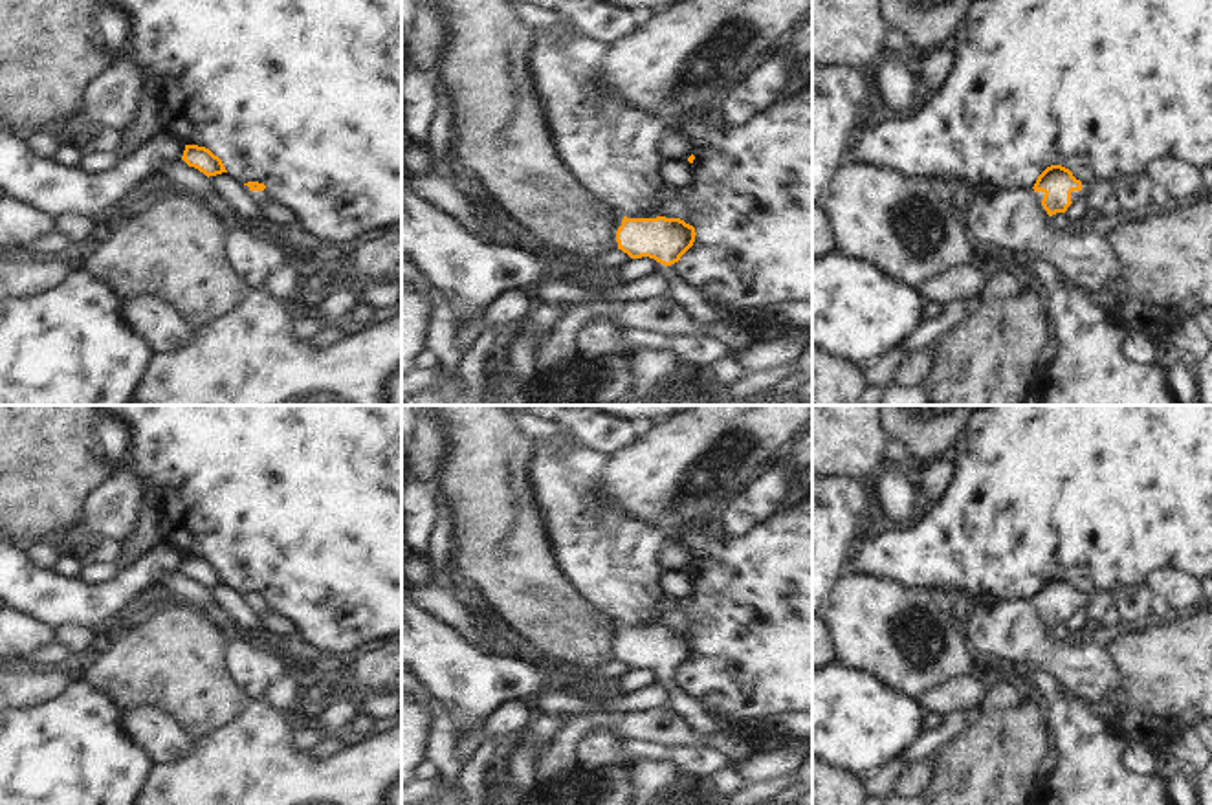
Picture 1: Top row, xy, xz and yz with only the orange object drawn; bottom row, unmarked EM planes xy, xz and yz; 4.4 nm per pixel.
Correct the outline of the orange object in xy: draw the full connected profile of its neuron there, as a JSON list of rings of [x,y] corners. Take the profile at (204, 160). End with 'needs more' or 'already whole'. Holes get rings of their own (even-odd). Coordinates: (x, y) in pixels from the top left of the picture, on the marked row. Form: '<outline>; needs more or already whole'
[[[185,145],[182,160],[204,172],[207,178],[227,172],[222,160],[215,156],[209,149],[198,145]]]; already whole

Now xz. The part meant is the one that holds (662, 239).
[[[623,216],[622,226],[616,231],[616,242],[618,249],[631,259],[655,259],[656,271],[669,286],[667,295],[684,306],[695,321],[711,325],[717,323],[719,317],[710,308],[706,297],[669,268],[693,246],[695,235],[695,227],[680,218]]]; needs more

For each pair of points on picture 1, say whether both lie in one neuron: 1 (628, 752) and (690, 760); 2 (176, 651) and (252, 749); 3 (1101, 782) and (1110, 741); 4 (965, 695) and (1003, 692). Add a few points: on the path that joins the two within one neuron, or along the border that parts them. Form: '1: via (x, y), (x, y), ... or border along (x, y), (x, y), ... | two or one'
1: via (642, 752), (675, 754) | one
2: border along (253, 699), (222, 727), (198, 736) | two
3: via (1101, 772), (1101, 750) | one
4: border along (989, 690), (980, 706) | two

